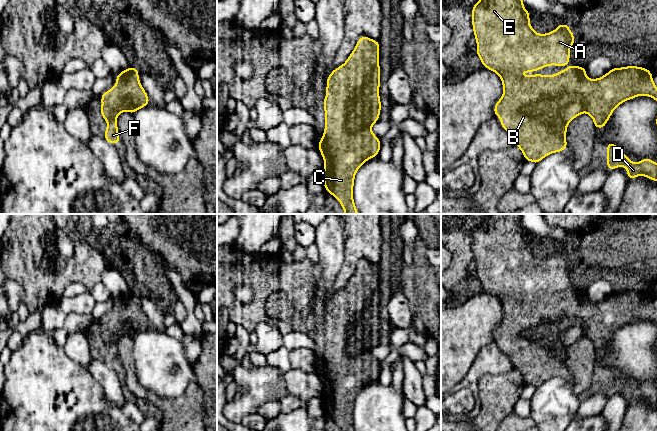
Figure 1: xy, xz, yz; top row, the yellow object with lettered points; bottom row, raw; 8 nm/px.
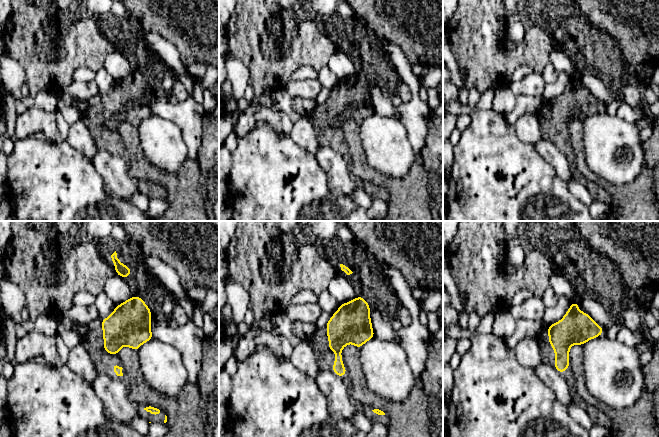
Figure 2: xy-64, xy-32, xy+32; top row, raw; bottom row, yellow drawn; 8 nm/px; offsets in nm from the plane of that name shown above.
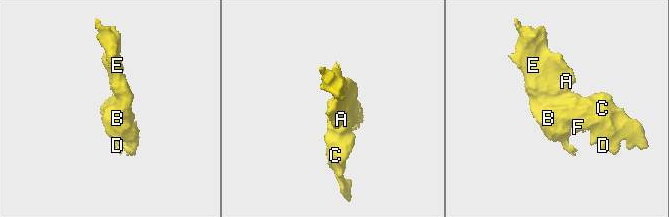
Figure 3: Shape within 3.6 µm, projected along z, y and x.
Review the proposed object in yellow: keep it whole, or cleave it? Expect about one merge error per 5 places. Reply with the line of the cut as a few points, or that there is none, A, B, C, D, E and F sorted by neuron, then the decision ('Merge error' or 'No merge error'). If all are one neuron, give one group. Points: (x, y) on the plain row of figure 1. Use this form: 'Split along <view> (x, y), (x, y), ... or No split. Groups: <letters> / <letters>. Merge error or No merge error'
No split. Groups: A B C D E F. No merge error

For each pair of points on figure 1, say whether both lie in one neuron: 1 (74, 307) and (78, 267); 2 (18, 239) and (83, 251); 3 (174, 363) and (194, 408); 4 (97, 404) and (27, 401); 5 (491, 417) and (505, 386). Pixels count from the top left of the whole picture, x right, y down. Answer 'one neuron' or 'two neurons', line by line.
1: two neurons
2: one neuron
3: two neurons
4: one neuron
5: one neuron

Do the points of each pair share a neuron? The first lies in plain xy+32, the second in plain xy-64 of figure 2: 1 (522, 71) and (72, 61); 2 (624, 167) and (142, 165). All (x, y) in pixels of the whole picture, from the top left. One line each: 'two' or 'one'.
1: two
2: two

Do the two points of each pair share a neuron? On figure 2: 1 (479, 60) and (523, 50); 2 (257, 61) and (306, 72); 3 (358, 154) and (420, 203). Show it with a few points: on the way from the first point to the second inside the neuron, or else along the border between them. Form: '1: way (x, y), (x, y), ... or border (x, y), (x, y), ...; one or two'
1: way (490, 57), (512, 55); one
2: border (317, 72), (299, 66), (291, 79); two
3: way (367, 171), (373, 177), (383, 180), (403, 192); one

